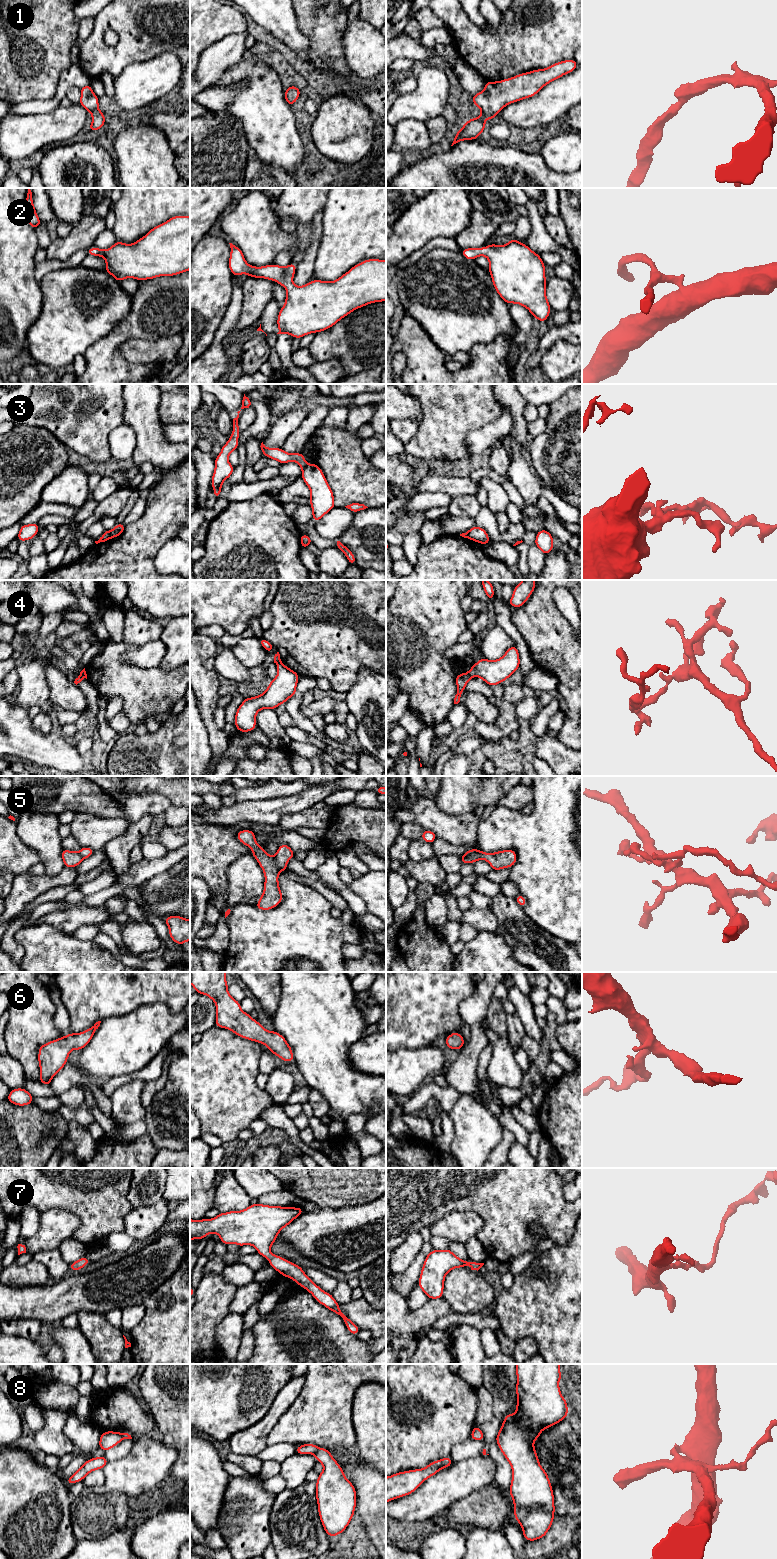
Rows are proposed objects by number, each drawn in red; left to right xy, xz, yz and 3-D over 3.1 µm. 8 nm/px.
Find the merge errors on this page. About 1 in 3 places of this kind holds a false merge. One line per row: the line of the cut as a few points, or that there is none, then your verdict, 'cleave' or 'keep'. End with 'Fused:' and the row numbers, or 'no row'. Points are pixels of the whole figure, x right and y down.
1: cut none; keep
2: cut none; keep
3: cut xy (108, 531), (111, 537); cleave
4: cut yz (467, 672), (470, 677); cleave
5: cut yz (479, 850), (461, 858); cleave
6: cut none; keep
7: cut none; keep
8: cut xz (319, 1448), (314, 1454); cleave
Fused: 3, 4, 5, 8

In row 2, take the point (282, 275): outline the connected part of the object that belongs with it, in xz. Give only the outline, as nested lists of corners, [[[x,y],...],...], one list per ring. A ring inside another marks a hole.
[[[230,244],[231,252],[228,261],[233,276],[246,273],[248,277],[273,280],[286,289],[285,304],[280,308],[277,334],[290,334],[293,338],[302,338],[310,333],[325,331],[333,327],[343,317],[352,311],[374,302],[386,301],[386,260],[368,259],[353,266],[348,272],[335,281],[313,280],[303,286],[293,284],[297,265],[288,266],[276,264],[256,267],[249,265],[240,248]]]

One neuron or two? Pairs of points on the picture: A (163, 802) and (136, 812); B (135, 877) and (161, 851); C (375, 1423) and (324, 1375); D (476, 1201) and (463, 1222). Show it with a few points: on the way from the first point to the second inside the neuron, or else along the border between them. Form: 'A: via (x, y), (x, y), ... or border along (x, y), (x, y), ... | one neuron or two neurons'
A: via (156, 804), (150, 807), (143, 807) | one neuron
B: border along (168, 851), (160, 857), (145, 857) | two neurons
C: border along (367, 1382), (363, 1383), (354, 1395), (353, 1425) | two neurons
D: border along (447, 1213), (474, 1211), (484, 1224) | two neurons

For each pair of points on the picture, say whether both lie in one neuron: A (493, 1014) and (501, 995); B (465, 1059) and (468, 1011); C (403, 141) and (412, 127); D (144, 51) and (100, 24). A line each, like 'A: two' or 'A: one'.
A: one
B: one
C: one
D: one

